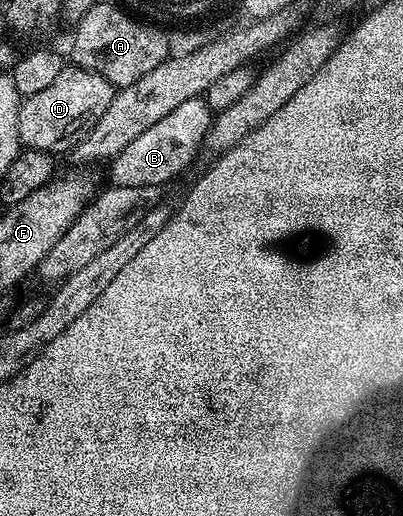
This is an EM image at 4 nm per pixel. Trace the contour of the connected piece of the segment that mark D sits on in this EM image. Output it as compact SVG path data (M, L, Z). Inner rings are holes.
M65 66L47 89L27 96L21 102L18 109L18 137L21 144L34 151L51 152L52 147L79 136L98 117L102 117L113 94L112 83L98 73L87 71L85 67Z

